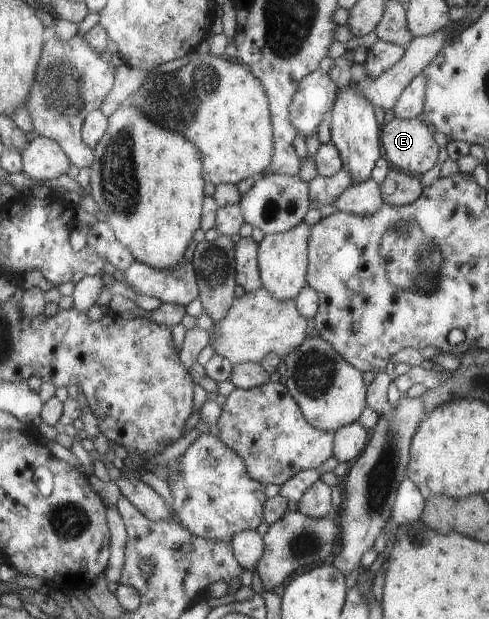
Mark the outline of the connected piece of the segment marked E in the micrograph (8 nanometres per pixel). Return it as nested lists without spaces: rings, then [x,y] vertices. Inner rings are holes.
[[[393,117],[380,132],[380,148],[391,168],[423,174],[437,160],[437,144],[423,122]]]

